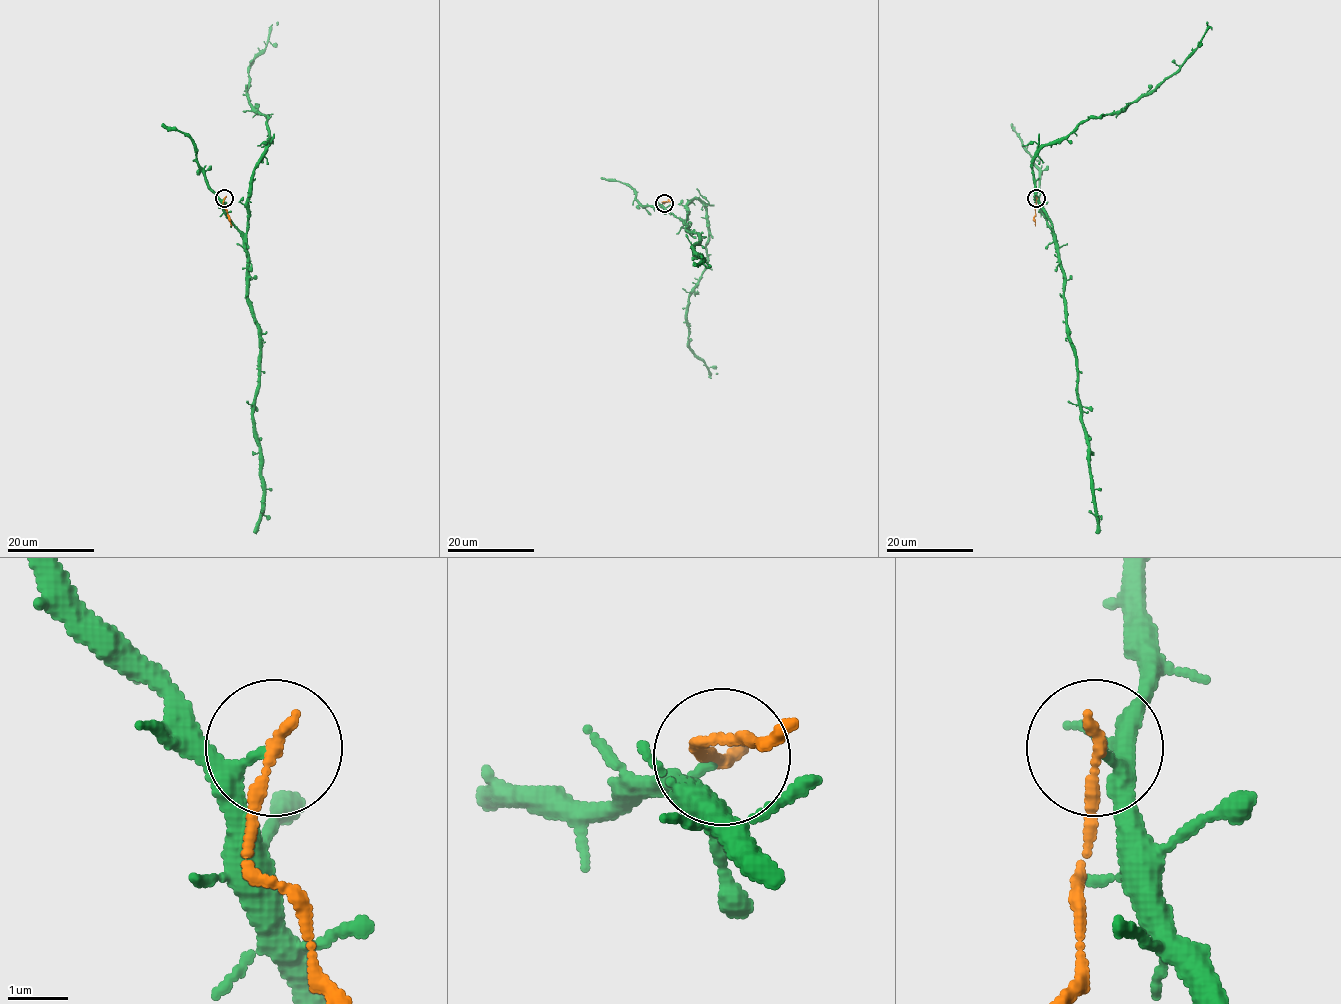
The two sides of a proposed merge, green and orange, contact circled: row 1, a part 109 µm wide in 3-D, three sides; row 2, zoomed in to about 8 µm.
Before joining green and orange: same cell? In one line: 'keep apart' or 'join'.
keep apart

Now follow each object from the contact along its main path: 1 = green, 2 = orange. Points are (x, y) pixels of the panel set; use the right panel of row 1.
1: (1037, 198), (1053, 233), (1037, 196), (1033, 160), (1081, 123), (1119, 112), (1151, 94), (1197, 47), (1207, 22)
2: (1036, 198), (1035, 225)

